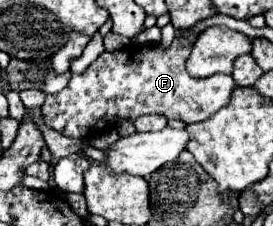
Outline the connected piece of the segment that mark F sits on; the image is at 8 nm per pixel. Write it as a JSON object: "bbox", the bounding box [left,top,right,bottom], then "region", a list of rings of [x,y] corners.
{"bbox":[42,38,236,138],"region":[[[174,38],[172,46],[166,50],[160,46],[150,46],[150,48],[128,46],[124,50],[116,50],[116,52],[102,52],[98,56],[98,60],[94,64],[90,64],[90,68],[84,74],[72,74],[68,86],[62,92],[46,96],[46,102],[42,104],[44,122],[64,136],[70,136],[70,138],[82,136],[84,138],[94,128],[104,130],[106,126],[116,122],[116,118],[134,120],[142,114],[164,114],[166,118],[176,118],[186,124],[206,120],[230,102],[230,96],[232,96],[236,84],[234,84],[232,76],[224,76],[224,74],[216,74],[216,76],[204,78],[204,80],[192,78],[184,66],[186,58],[190,56],[190,50],[192,50],[192,44],[182,42],[182,38]]]}

